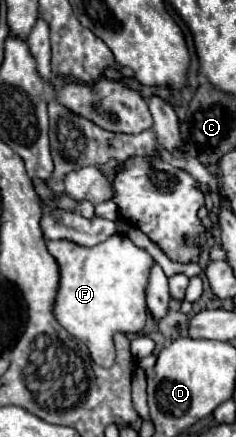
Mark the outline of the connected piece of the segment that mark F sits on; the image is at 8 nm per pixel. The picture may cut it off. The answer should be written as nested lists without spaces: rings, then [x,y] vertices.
[[[121,233],[95,247],[81,247],[71,241],[47,241],[47,251],[57,259],[61,271],[61,283],[53,305],[57,323],[87,345],[91,359],[99,367],[111,367],[115,361],[113,335],[139,335],[145,327],[145,285],[153,257],[145,249],[135,247]]]

